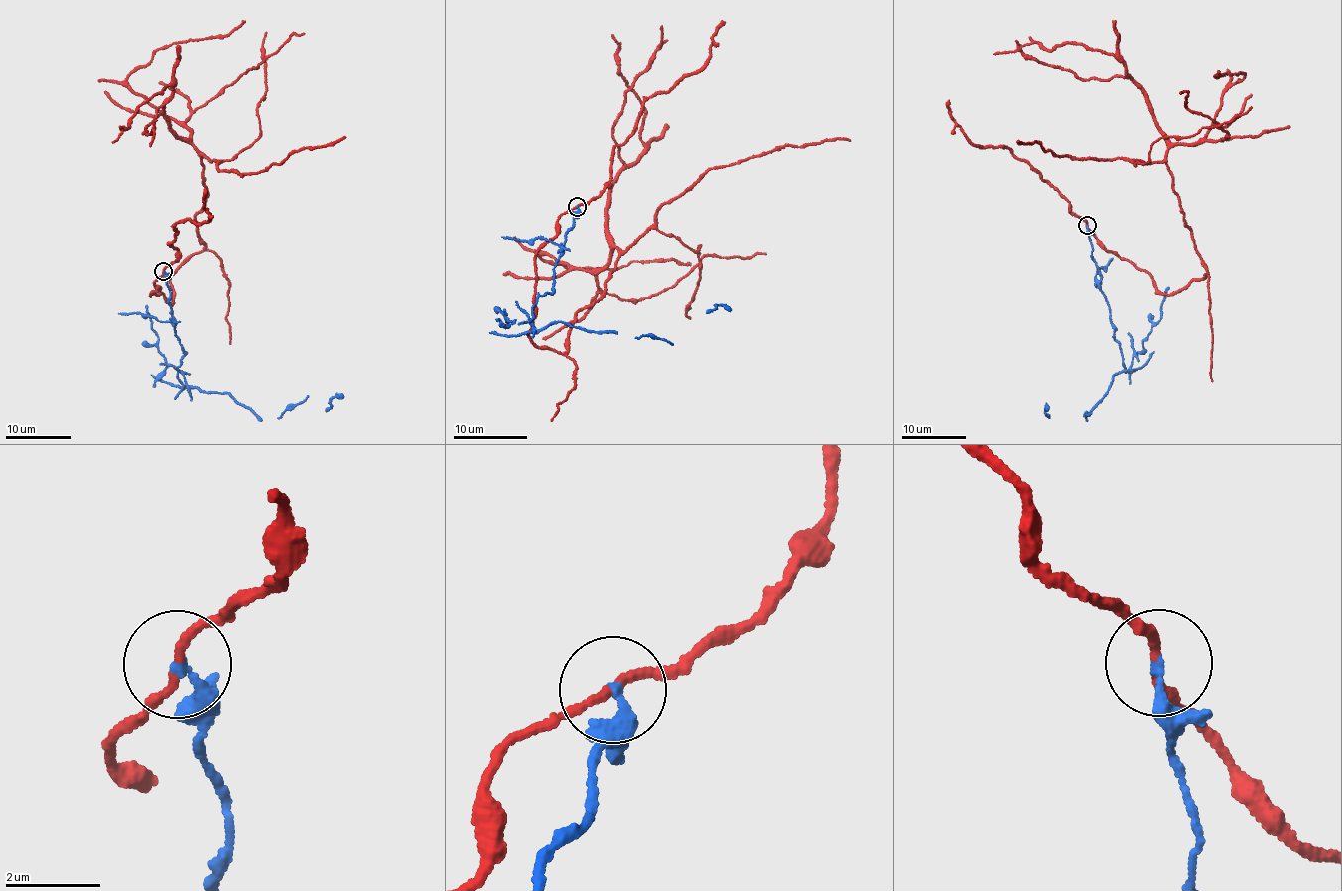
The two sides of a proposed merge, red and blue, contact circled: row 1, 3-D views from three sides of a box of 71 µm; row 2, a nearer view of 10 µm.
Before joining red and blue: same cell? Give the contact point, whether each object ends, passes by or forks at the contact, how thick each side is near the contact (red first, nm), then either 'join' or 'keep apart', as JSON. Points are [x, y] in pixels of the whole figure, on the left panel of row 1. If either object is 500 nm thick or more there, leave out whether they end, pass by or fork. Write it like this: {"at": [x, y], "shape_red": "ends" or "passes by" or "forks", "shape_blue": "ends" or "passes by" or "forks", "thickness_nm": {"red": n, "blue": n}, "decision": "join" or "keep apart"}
{"at": [163, 271], "shape_red": "passes by", "shape_blue": "ends", "thickness_nm": {"red": 160, "blue": 220}, "decision": "keep apart"}

